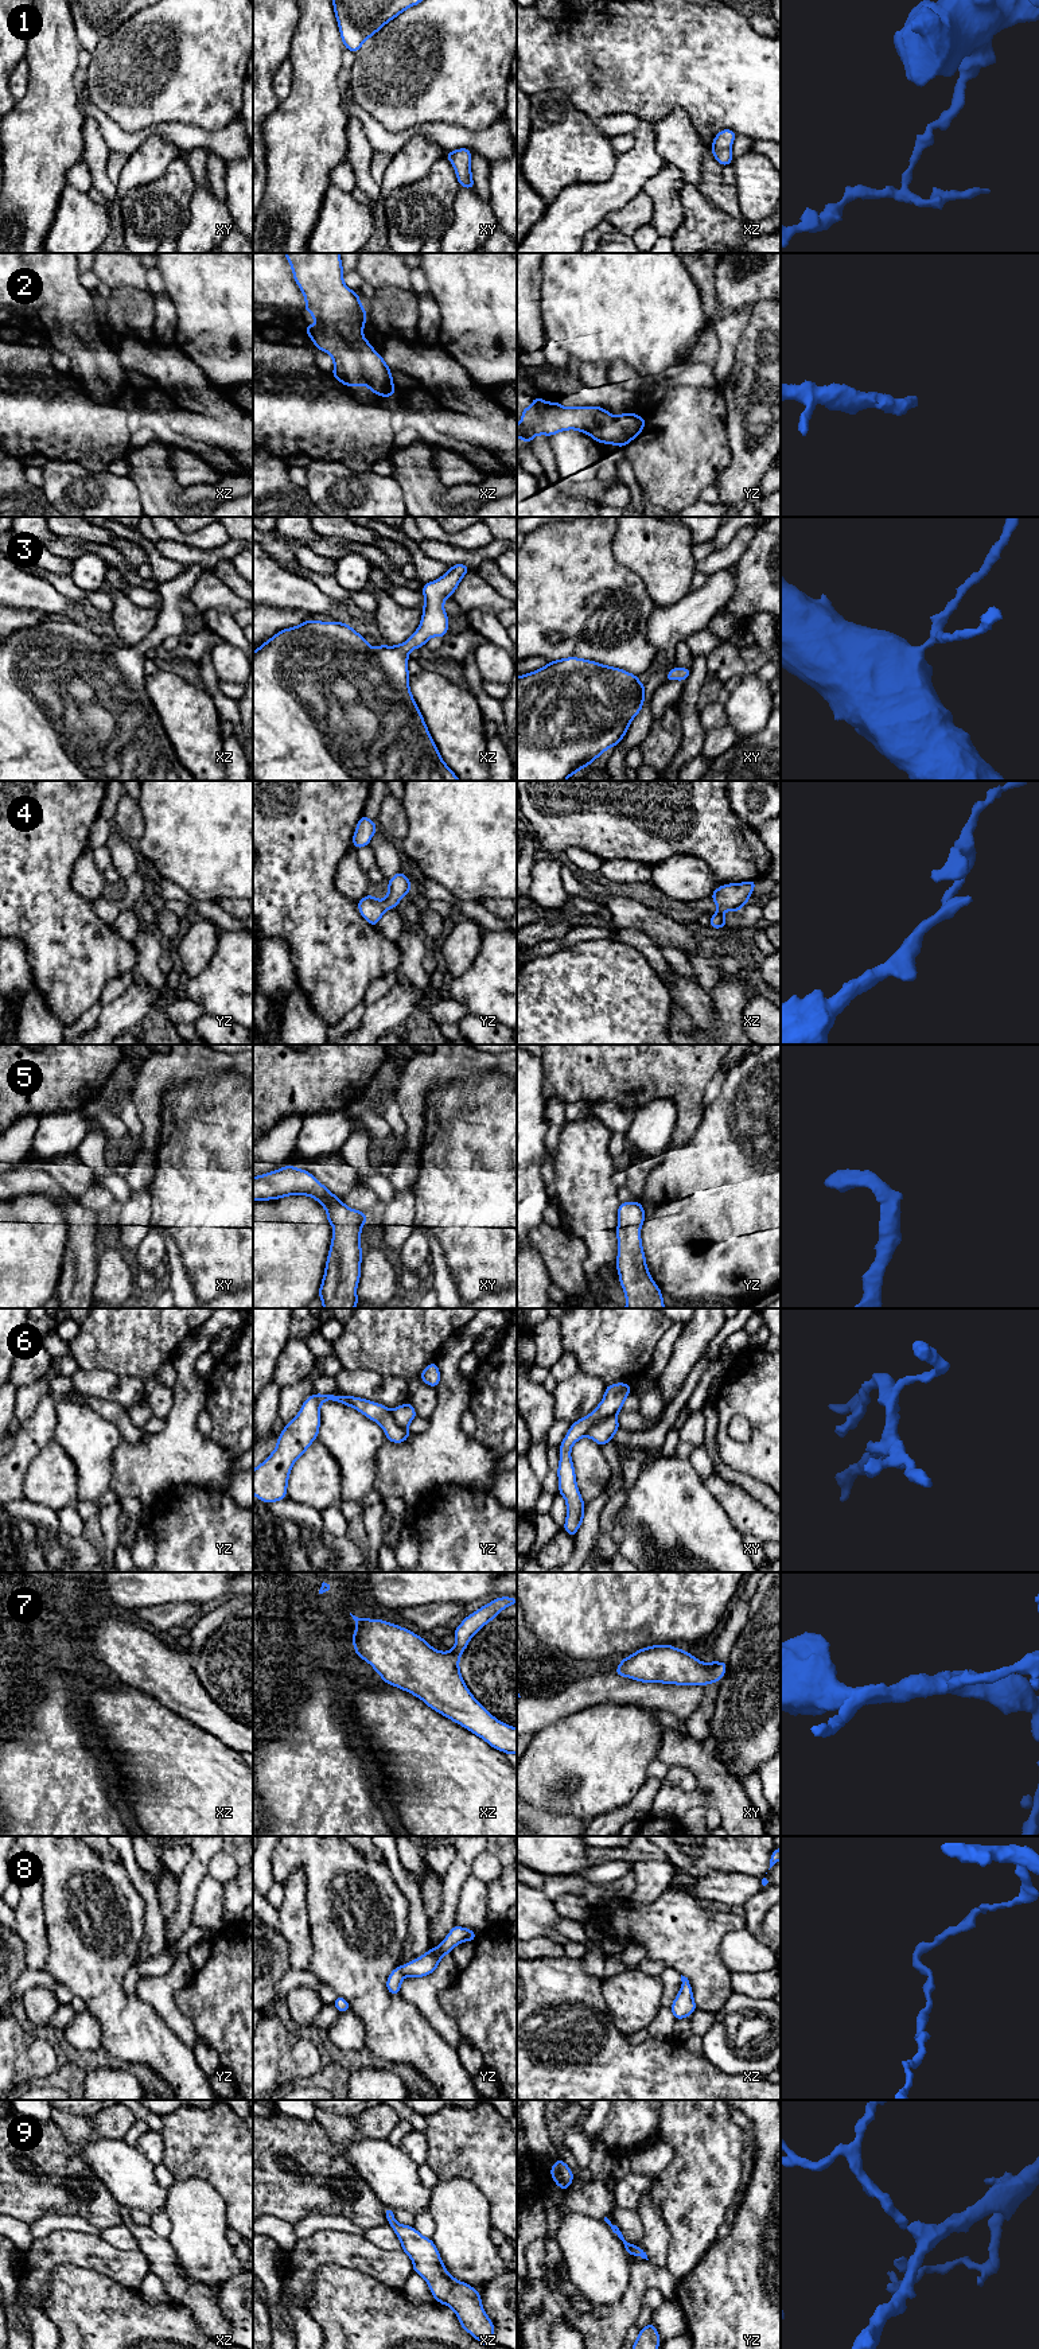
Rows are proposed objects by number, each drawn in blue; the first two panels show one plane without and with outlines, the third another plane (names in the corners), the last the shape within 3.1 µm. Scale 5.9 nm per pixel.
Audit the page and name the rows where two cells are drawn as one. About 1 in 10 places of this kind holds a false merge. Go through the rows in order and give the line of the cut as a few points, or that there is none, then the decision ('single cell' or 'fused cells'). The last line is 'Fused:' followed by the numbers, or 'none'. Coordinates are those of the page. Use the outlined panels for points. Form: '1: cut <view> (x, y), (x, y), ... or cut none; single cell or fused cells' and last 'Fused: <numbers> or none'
1: cut none; single cell
2: cut none; single cell
3: cut none; single cell
4: cut none; single cell
5: cut none; single cell
6: cut xy (615, 1414), (599, 1419), (586, 1435); fused cells
7: cut none; single cell
8: cut none; single cell
9: cut none; single cell
Fused: 6

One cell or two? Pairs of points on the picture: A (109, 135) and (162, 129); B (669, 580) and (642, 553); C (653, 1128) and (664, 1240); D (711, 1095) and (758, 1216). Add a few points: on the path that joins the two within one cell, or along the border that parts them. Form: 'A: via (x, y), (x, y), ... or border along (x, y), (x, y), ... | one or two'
A: via (123, 139), (137, 139), (148, 132) | one
B: via (665, 574), (649, 557) | one
C: border along (670, 1146), (662, 1152) | two
D: border along (728, 1072), (719, 1095), (707, 1108) | two

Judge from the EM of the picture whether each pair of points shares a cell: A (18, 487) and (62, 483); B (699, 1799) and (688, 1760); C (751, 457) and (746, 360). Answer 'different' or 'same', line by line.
A: different
B: same
C: same

